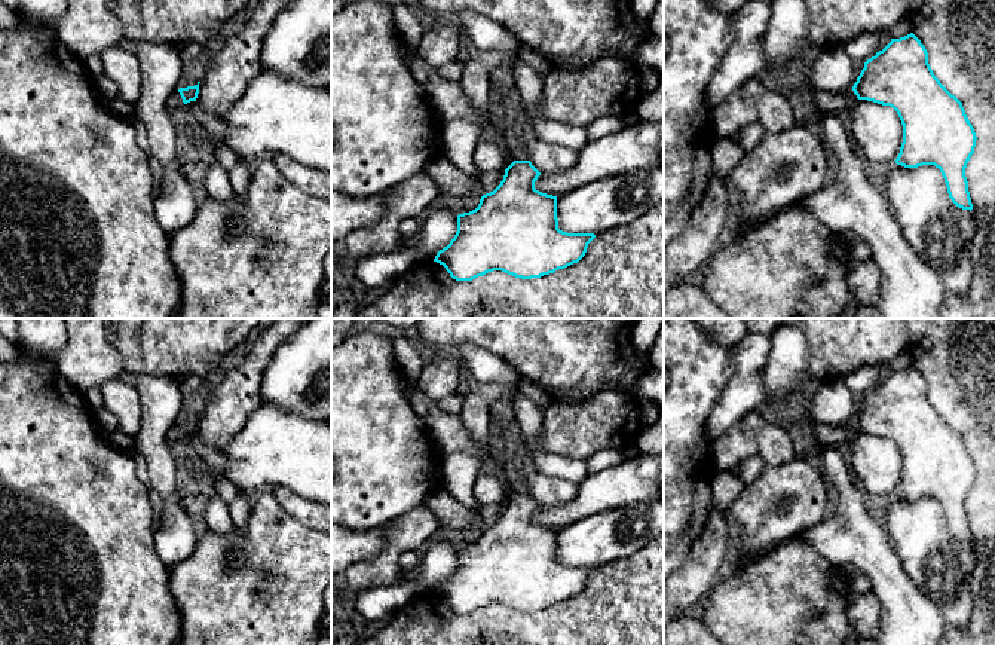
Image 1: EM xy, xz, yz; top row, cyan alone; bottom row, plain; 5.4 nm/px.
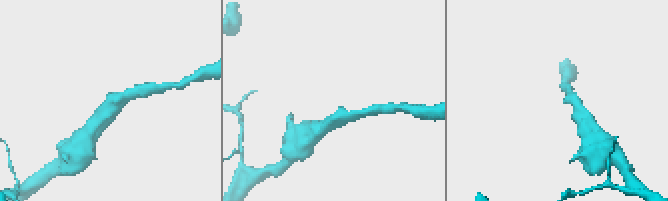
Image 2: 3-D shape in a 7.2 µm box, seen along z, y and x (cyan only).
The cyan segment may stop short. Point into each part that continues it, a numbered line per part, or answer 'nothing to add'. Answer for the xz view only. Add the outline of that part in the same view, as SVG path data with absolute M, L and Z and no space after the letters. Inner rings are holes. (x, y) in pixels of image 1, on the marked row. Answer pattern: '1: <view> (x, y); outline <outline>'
1: xz (449, 97); outline M404 45L401 55L414 74L416 80L432 98L440 116L444 120L456 117L471 117L481 122L481 140L499 143L506 155L506 168L515 161L512 147L503 138L502 129L496 128L487 117L484 117L465 95L459 82L448 82L438 76L437 68L429 65L417 49Z

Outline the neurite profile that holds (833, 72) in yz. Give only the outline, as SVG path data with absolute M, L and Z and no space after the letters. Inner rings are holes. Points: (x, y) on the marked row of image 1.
M830 45L818 49L811 70L812 85L818 92L848 94L857 82L855 62L844 45Z

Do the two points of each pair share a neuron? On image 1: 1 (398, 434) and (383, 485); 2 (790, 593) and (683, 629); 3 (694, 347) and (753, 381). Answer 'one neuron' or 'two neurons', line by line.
1: one neuron
2: one neuron
3: two neurons

